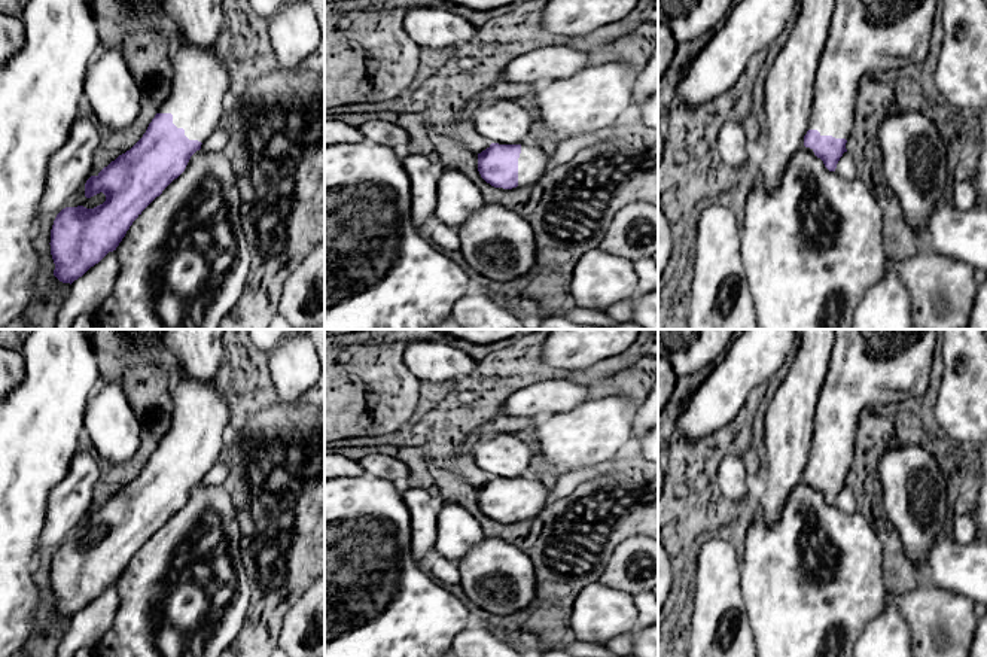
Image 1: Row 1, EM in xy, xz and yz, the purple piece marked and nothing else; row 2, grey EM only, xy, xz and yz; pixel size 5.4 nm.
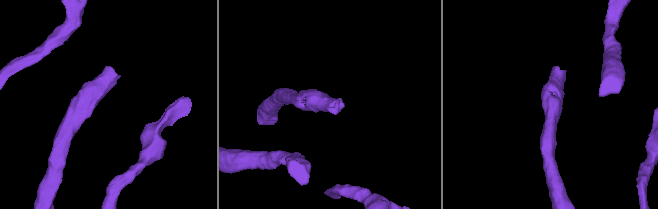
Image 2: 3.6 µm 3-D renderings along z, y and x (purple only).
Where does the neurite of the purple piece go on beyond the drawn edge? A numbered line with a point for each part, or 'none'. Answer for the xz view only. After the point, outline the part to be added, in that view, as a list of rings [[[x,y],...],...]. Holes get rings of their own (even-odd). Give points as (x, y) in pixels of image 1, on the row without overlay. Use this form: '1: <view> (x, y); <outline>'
1: xz (532, 495); [[[530,475],[521,478],[518,492],[518,520],[528,520],[537,515],[546,501],[548,489]]]

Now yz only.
1: yz (888, 367); [[[835,329],[829,369],[813,419],[808,463],[847,474],[860,411],[875,404],[896,408],[910,398],[923,396],[929,387],[938,334],[939,329]]]

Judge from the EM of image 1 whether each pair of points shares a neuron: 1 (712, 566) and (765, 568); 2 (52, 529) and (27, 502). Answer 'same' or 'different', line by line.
1: different
2: different

